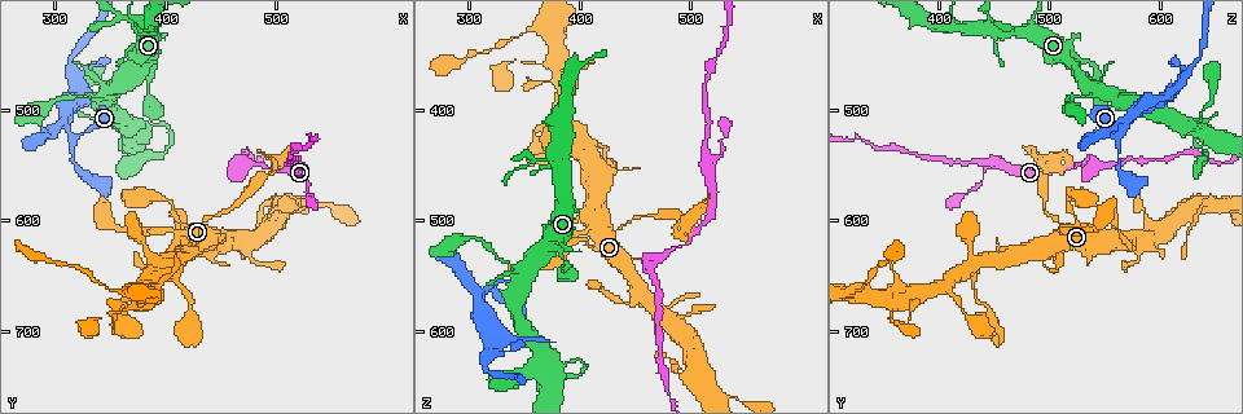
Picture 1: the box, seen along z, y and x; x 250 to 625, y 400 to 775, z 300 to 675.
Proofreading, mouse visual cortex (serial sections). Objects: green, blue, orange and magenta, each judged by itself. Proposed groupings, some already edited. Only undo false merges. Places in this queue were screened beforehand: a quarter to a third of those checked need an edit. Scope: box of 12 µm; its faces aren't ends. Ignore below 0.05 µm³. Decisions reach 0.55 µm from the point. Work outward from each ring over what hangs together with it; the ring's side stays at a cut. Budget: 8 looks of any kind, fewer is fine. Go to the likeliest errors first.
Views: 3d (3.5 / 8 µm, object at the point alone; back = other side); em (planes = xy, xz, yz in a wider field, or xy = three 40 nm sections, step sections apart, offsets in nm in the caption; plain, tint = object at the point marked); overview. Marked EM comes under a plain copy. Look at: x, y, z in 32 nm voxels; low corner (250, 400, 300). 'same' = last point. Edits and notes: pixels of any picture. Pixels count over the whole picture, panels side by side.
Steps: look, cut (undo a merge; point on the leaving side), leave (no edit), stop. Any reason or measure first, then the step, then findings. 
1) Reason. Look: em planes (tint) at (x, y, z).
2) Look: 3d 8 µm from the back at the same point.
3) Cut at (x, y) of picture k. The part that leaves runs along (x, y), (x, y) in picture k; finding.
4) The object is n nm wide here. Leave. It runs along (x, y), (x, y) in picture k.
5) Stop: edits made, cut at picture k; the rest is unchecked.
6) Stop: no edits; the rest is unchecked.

Four arms meet. Look: 3d 3.5 µm at (312, 514, 568).

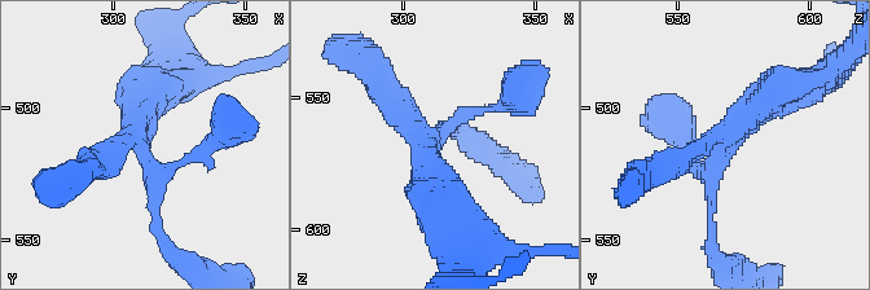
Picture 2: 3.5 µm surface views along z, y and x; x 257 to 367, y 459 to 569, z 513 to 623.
Leave. It runs along (689, 154), (708, 170), (774, 87) in picture 2; all the same cell.

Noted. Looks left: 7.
Thin neck. Look: 3d 3.5 µm from the back at (498, 558, 500).

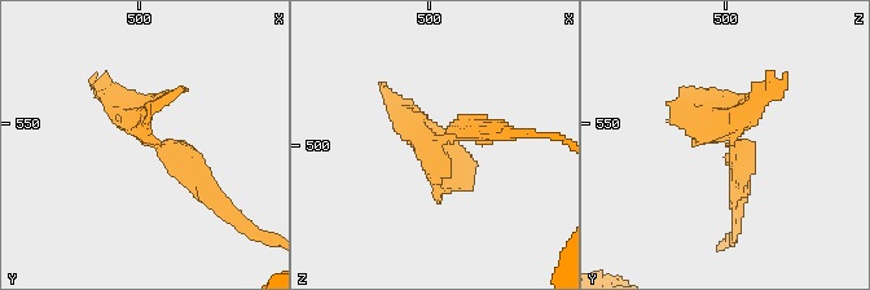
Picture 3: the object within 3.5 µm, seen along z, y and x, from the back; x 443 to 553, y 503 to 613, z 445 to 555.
Shape alone is not enough. Look: em xy step 3 (tint) at (497, 556, 499).

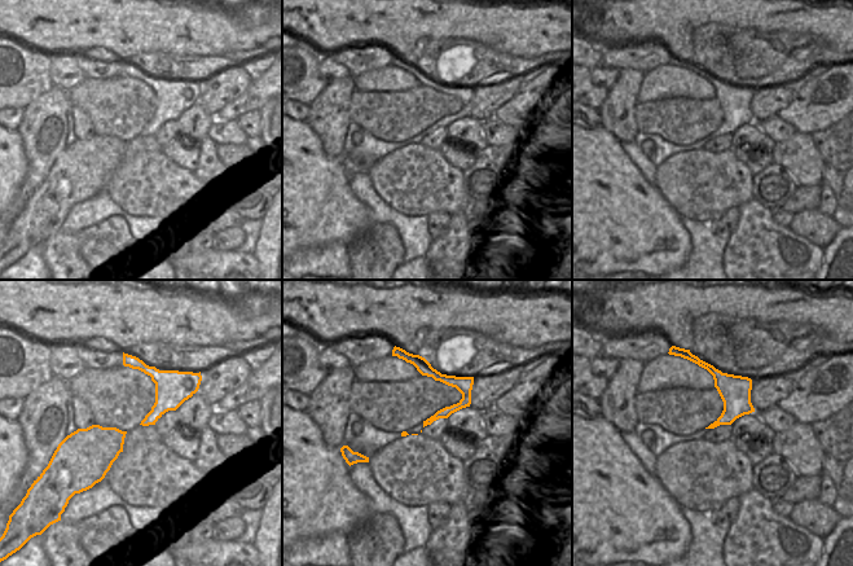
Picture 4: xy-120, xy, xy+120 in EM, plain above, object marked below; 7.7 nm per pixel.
Cut at (132, 108) of picture 3. The part that leaves runs along (148, 141), (96, 78) in picture 3; two cells meet here.

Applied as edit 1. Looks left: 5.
Thin arm on a thick one. Look: 3d 3.5 µm at (412, 628, 496).

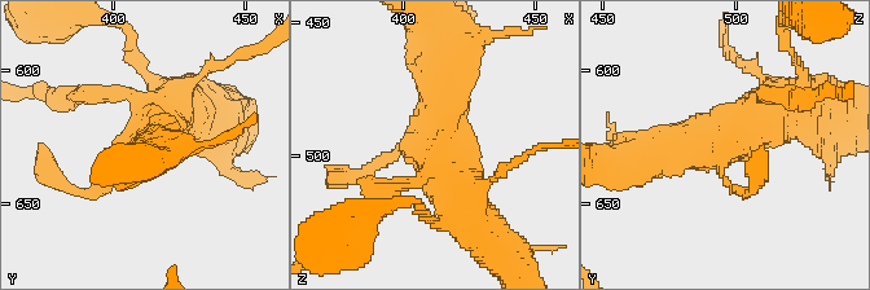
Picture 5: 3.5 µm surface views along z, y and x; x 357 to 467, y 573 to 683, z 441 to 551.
Look: em xy step 3 (tint) at (410, 627, 497).

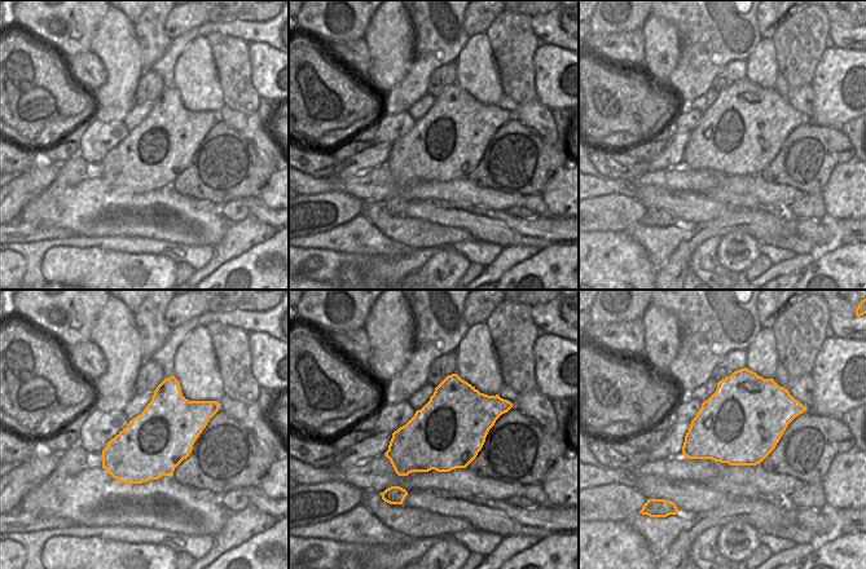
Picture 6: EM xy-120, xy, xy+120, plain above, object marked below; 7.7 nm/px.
Leave. It runs along (175, 102), (106, 190), (83, 190) in picture 5; one cell here.

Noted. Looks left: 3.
Narrows sharply. Look: 3d 3.5 µm at (334, 654, 338).

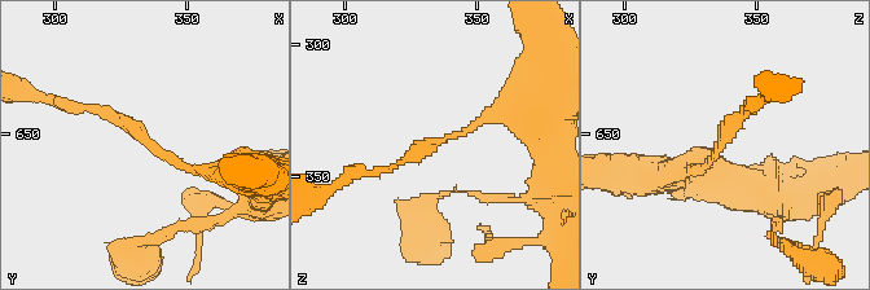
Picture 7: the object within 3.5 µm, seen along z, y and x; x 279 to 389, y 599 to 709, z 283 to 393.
The arms are 100, 200 nm wide. Look: em planes (tint) at (337, 654, 336).

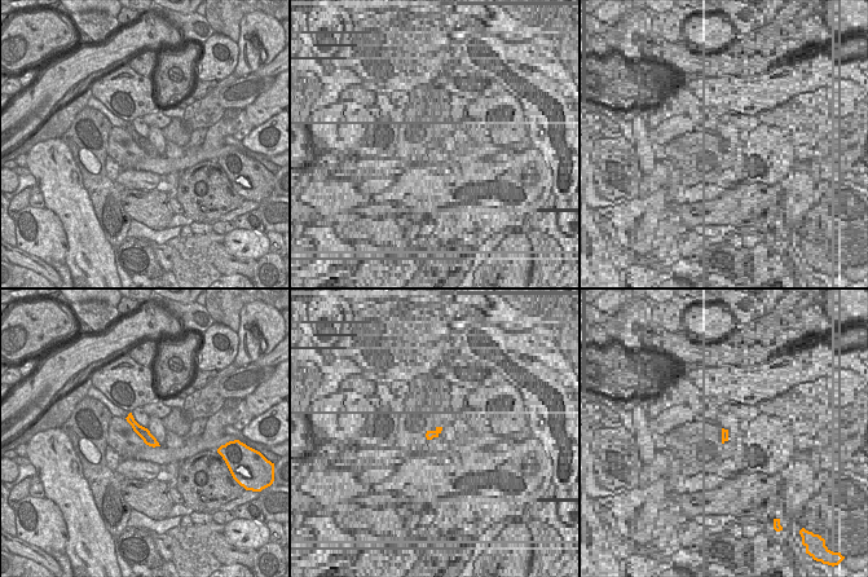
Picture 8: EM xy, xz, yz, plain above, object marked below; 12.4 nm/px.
Another direction. Look: em xy step 5 (tint) at the same point.

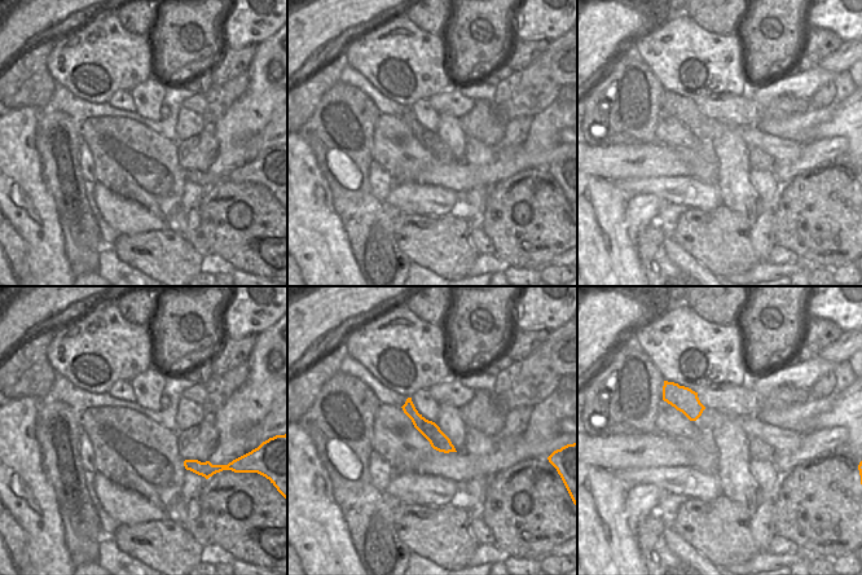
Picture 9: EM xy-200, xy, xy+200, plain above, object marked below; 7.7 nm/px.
Leave. It runs along (408, 404), (408, 408), (451, 448) in picture 9; continuous, no second cell.

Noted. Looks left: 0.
Stop: edits made, cut at picture 3; the rest is unchecked.

